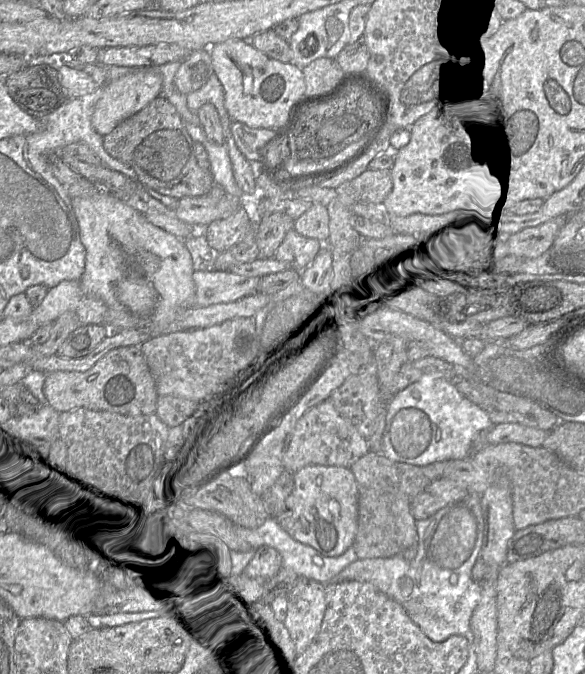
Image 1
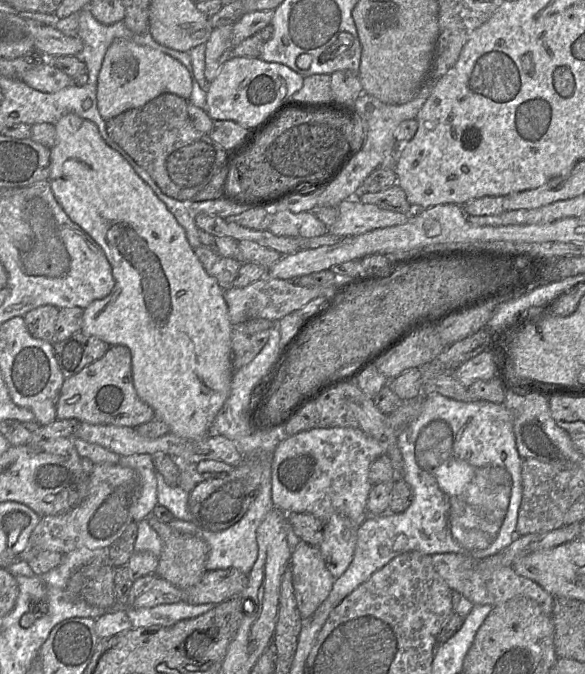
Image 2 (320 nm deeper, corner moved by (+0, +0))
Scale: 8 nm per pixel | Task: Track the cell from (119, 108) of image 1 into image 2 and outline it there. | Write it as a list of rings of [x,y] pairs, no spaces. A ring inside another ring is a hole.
[[[118,38],[109,46],[97,85],[97,106],[101,117],[108,121],[131,109],[140,108],[163,93],[189,99],[192,82],[187,68],[168,54]]]

